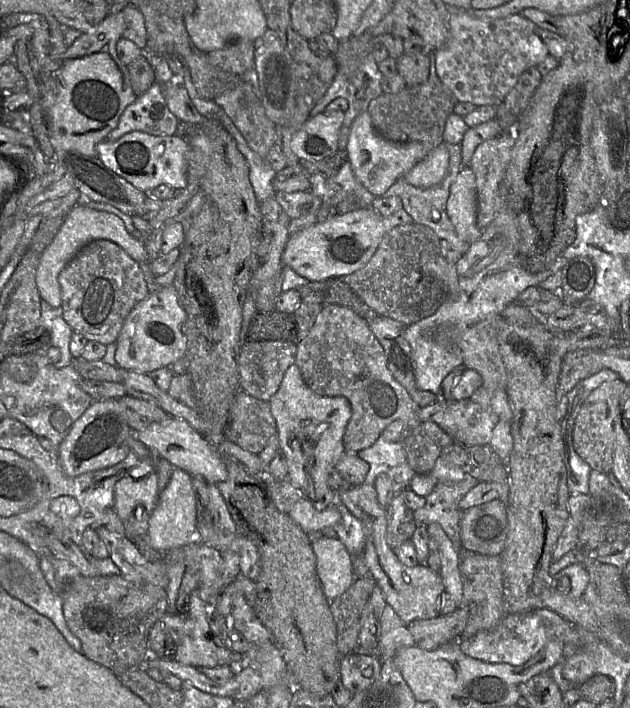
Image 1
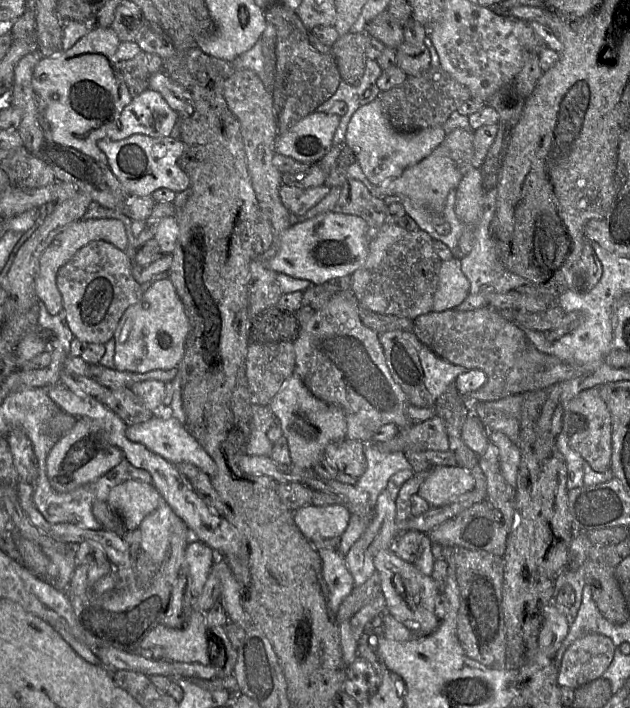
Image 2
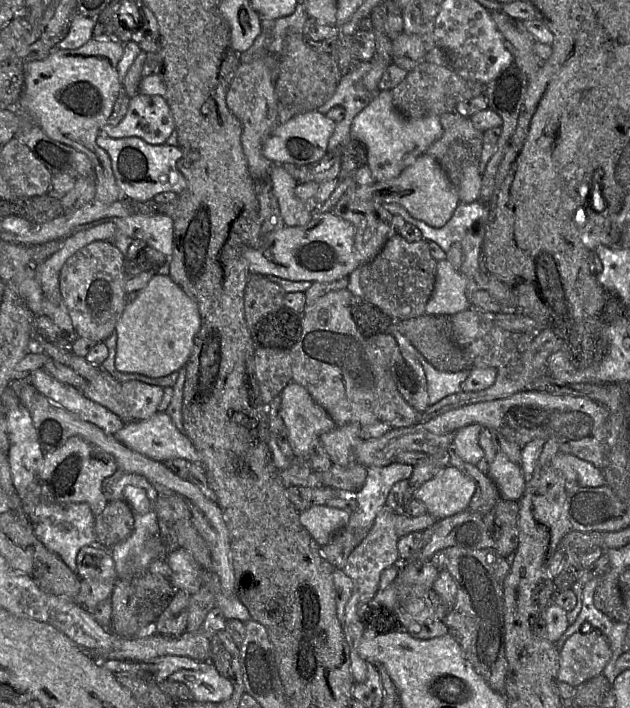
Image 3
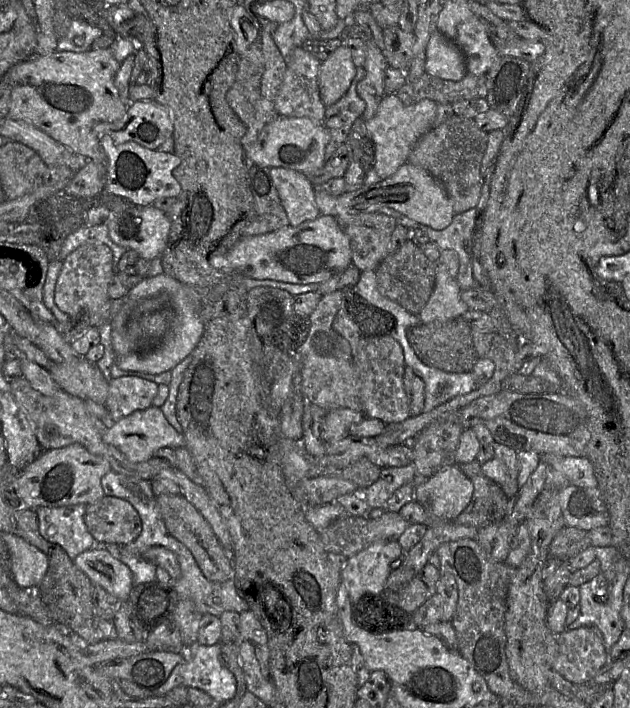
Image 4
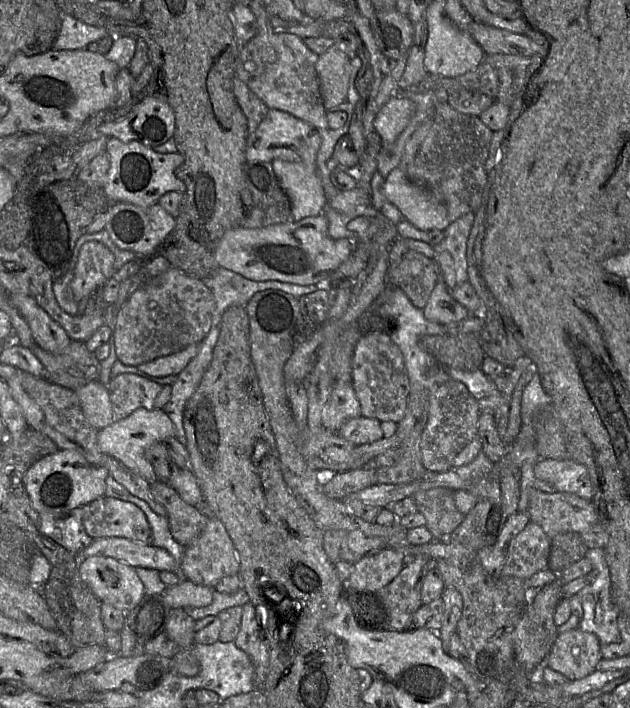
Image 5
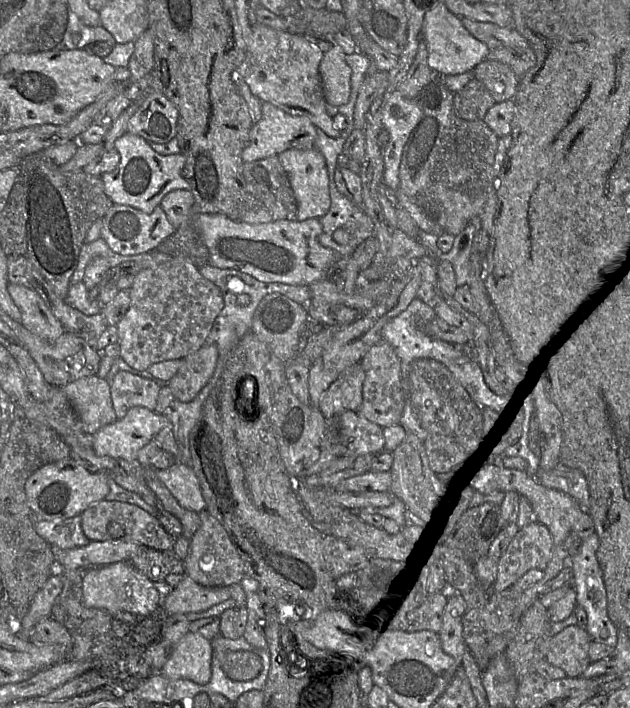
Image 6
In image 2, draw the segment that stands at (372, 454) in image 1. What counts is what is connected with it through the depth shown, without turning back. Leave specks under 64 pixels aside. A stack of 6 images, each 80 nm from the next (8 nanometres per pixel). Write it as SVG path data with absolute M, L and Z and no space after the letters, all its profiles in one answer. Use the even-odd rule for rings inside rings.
M377 442L365 444L364 455L367 468L363 475L357 480L356 485L368 493L370 506L374 511L378 496L387 488L389 478L398 471L410 470L411 466L402 452L384 452L378 448Z

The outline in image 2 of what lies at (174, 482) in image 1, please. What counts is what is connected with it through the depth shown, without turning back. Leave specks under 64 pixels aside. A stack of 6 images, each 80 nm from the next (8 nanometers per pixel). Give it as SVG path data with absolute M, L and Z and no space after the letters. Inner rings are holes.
M162 500L158 508L147 516L140 526L140 550L145 552L155 565L160 565L170 543L170 529L175 512Z

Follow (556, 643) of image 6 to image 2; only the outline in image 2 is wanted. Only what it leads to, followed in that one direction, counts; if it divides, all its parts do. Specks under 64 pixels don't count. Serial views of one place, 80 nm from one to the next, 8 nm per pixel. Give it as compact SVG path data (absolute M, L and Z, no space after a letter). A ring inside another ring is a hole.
M597 633L587 634L565 651L558 673L560 687L579 687L601 677L614 656L610 638Z

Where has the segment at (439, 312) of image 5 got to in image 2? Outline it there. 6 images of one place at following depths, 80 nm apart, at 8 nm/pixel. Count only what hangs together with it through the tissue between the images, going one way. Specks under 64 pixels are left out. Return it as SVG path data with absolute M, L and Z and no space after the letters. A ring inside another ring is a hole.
M461 259L442 261L433 312L457 308L468 296L470 282L462 271Z

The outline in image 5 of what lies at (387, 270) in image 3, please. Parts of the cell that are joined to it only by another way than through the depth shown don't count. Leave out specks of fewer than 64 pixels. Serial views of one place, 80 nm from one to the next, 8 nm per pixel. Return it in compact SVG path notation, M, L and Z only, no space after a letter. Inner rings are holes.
M409 250L400 264L389 268L387 282L404 291L410 301L424 310L439 280L440 270L434 259Z

